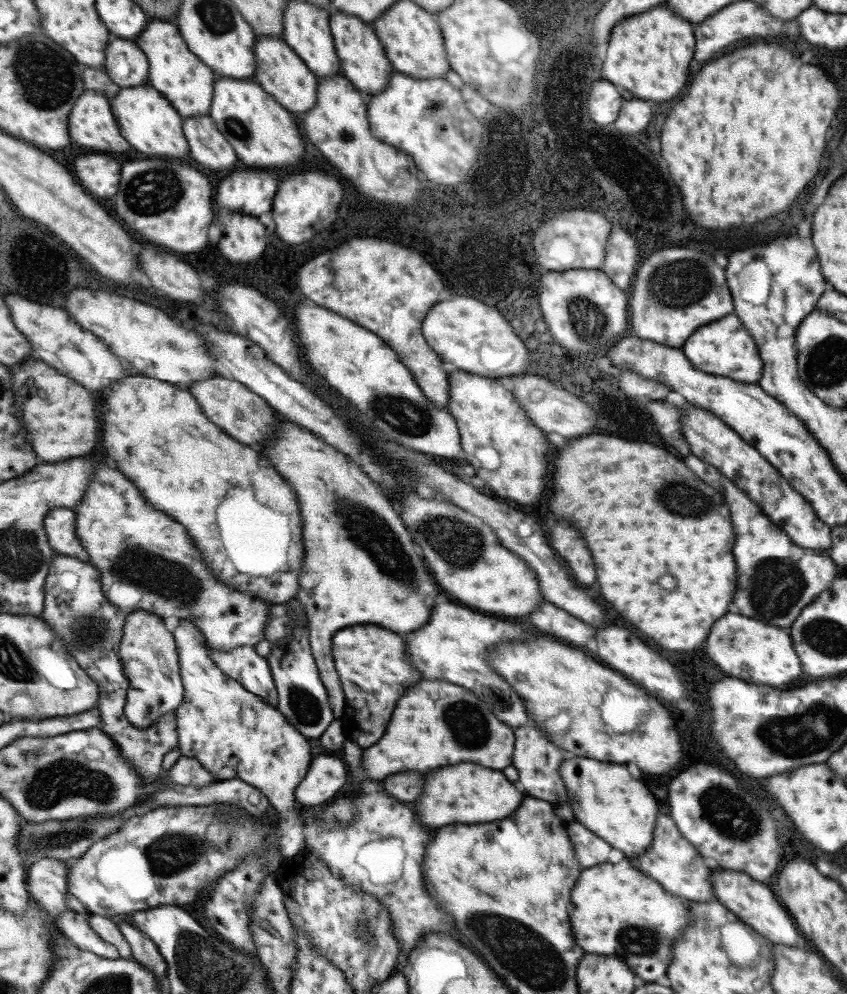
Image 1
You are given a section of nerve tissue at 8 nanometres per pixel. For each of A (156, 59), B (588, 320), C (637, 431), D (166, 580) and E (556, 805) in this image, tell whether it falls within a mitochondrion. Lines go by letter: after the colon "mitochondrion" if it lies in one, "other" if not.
A: other
B: mitochondrion
C: other
D: mitochondrion
E: other

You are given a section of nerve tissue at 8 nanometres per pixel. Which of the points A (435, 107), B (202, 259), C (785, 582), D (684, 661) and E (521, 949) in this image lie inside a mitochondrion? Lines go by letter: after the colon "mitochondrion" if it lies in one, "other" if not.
A: mitochondrion
B: other
C: mitochondrion
D: other
E: mitochondrion

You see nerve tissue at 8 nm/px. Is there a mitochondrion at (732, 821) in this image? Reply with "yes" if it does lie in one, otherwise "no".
yes

